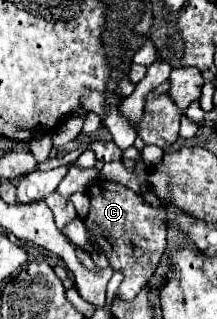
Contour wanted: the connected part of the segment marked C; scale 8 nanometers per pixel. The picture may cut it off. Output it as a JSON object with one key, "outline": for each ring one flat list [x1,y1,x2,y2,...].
{"outline":[[95,181,87,195,91,197,91,209,87,215,87,229,99,237,95,245,103,249,109,257,109,265,113,269,121,269,125,279,117,289,117,297,133,299,145,281,153,275,159,259,165,251,165,235,167,235,167,211,157,211,143,201,141,195,131,193,125,185,113,181]]}

